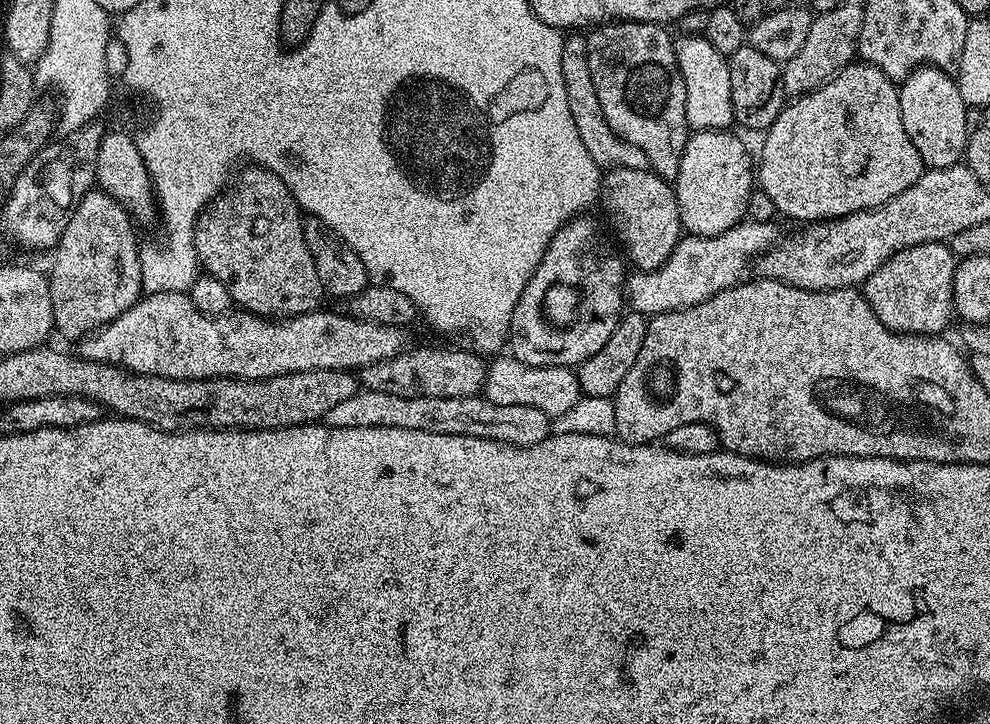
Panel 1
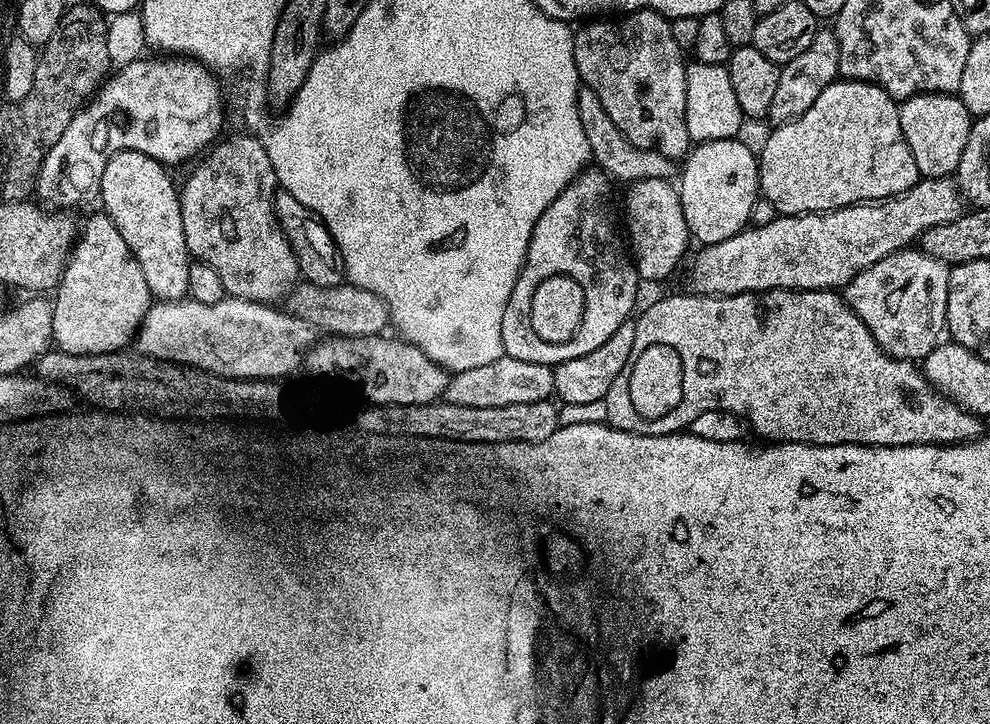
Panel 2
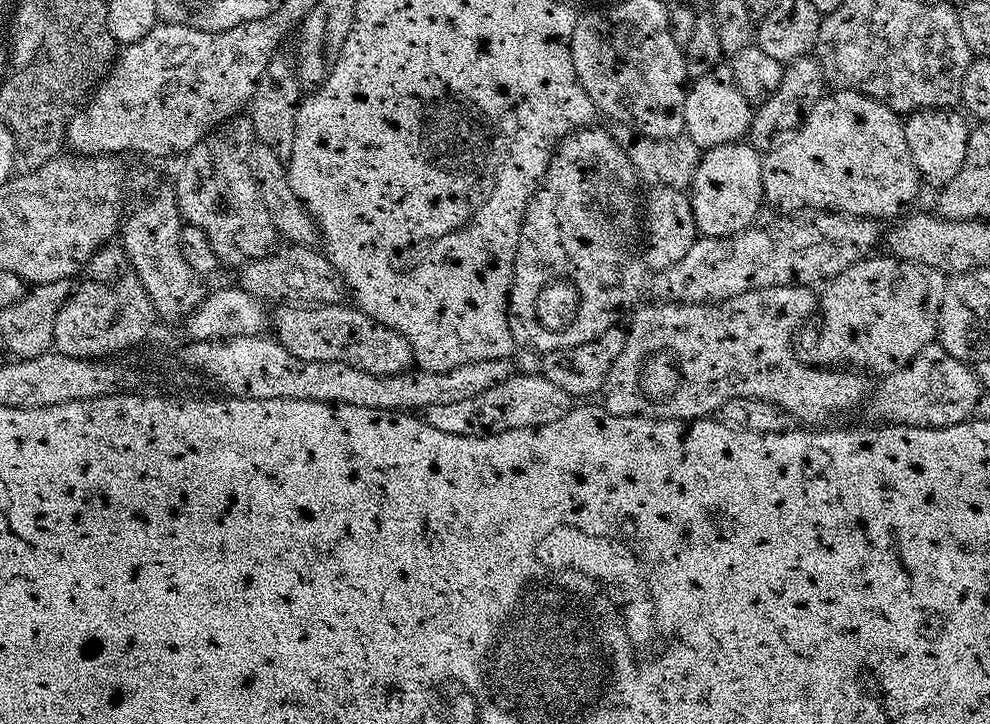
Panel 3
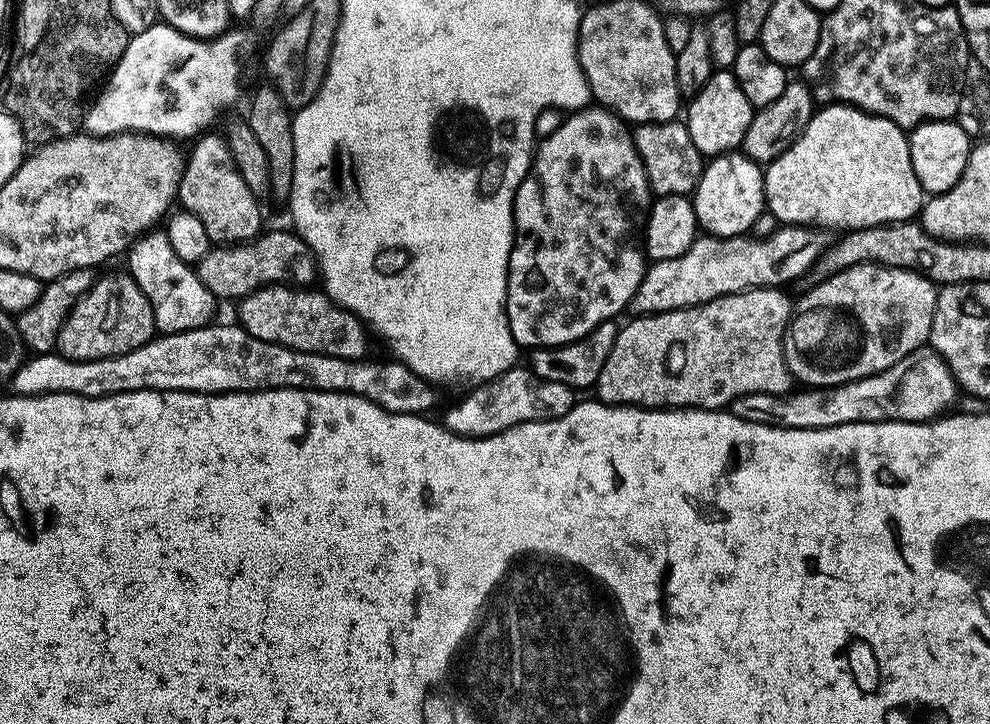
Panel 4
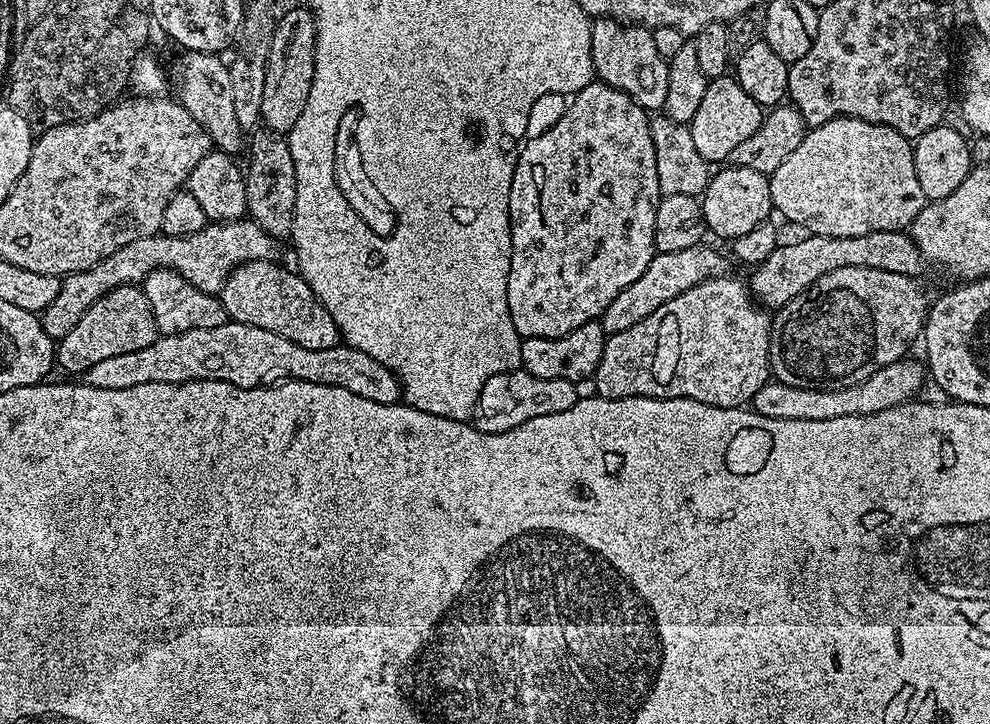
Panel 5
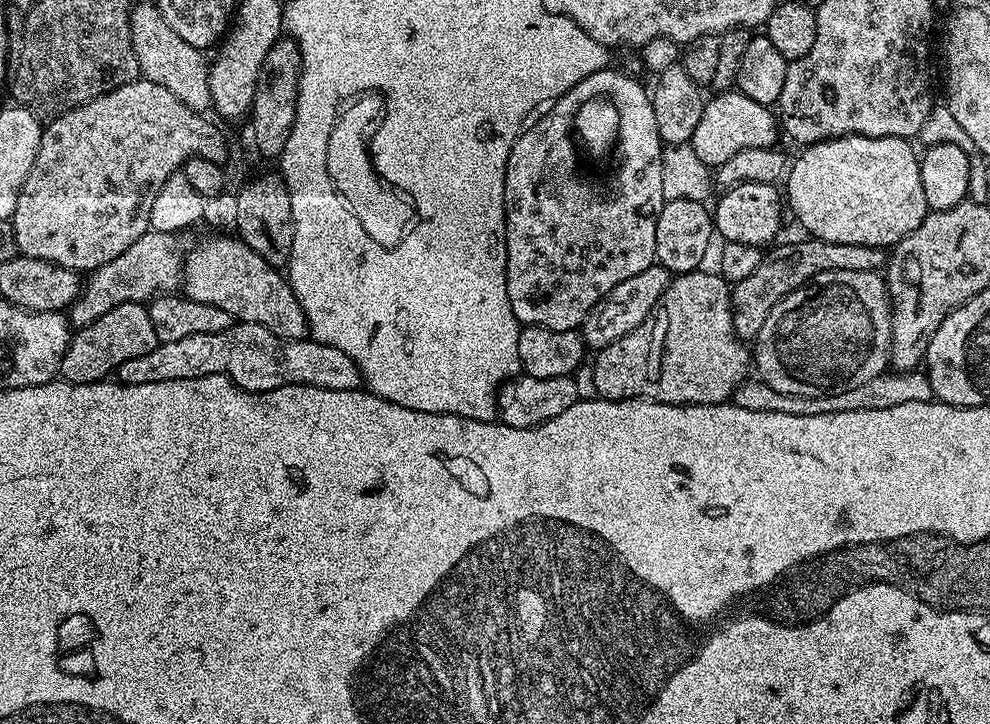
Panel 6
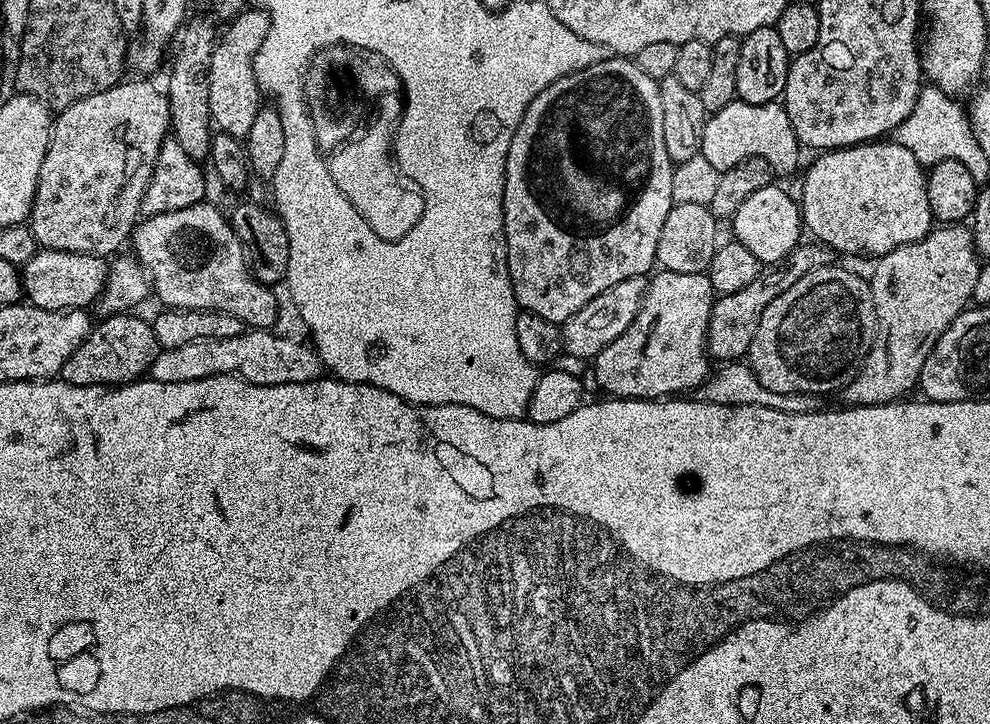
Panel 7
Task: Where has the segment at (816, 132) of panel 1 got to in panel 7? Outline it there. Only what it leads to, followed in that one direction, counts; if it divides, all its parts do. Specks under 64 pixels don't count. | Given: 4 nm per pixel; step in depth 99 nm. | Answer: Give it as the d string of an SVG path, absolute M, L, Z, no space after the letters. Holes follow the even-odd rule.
M869 142L867 144L856 144L852 148L833 148L824 150L819 153L820 156L808 168L808 173L804 176L804 189L798 192L798 203L802 209L802 224L805 229L808 228L813 232L815 239L821 245L827 246L833 253L849 252L852 256L872 256L871 258L879 258L885 256L890 250L894 250L898 246L906 246L910 242L918 242L927 233L931 232L934 227L932 211L930 210L930 202L926 198L926 175L925 165L918 162L918 158L914 158L914 154L910 150L906 150L906 146L895 142Z

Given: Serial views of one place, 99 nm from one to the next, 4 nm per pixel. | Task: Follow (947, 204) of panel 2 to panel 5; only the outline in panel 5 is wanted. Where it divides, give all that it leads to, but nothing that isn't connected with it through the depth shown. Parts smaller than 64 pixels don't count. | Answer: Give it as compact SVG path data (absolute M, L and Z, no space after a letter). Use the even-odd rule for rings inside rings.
M701 242L690 246L686 250L670 250L669 252L657 252L652 257L650 266L646 266L642 278L630 282L610 306L599 318L600 325L604 327L608 336L618 334L622 330L630 330L630 326L638 326L642 318L654 314L658 306L666 306L670 298L678 298L678 294L686 294L694 286L698 286L707 280L713 280L716 276L725 275L724 260L712 248L707 248L707 243Z

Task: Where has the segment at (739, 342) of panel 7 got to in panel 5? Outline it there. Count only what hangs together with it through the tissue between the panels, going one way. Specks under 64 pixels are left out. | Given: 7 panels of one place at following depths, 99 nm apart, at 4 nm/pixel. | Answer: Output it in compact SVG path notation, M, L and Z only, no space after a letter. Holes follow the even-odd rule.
M878 230L874 234L862 234L854 238L834 238L833 236L803 237L793 244L781 243L757 268L751 269L750 291L765 309L785 308L798 294L802 294L818 278L831 274L834 270L846 270L846 266L862 266L870 270L890 270L890 274L902 274L913 278L926 268L924 255L918 250L911 235L901 230Z

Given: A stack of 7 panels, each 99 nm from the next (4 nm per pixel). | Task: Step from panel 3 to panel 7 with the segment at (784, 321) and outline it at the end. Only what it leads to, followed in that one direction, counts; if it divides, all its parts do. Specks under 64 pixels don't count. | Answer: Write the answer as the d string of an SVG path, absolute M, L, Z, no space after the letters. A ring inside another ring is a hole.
M663 270L657 271L649 279L644 301L638 310L638 314L634 318L634 322L630 322L630 326L626 326L626 330L622 335L614 338L614 342L610 342L610 346L606 346L606 350L602 350L594 357L594 365L596 364L596 384L604 391L601 393L607 394L612 398L623 398L626 400L658 400L661 398L676 398L681 394L691 393L688 392L691 388L699 389L710 375L710 367L708 368L708 364L710 365L710 357L707 343L708 323L710 322L713 303L714 293L712 291L712 283L707 274L703 272L699 272L698 274L674 274L673 272L665 272Z

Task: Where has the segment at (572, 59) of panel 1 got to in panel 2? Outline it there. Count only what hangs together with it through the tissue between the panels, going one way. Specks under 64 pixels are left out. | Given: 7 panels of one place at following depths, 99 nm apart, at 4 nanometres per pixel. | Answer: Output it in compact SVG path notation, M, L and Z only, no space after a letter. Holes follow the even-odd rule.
M581 87L578 94L578 116L582 118L582 126L586 130L586 138L590 142L592 160L603 168L613 181L631 182L642 178L667 180L677 175L677 161L666 158L666 154L658 154L653 148L634 146L634 142L630 142L626 138L626 134L622 134L622 130L618 130L618 126L614 126L614 122L610 122L610 114L606 114L606 110L602 110L602 106L597 104L594 90Z

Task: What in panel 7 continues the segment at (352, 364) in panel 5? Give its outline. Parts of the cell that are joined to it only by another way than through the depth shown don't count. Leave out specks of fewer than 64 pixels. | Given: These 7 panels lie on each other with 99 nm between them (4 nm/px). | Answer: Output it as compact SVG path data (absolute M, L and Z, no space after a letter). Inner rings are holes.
M246 330L241 336L234 338L202 338L194 342L186 342L186 346L177 348L165 348L156 355L156 360L150 369L151 379L158 382L194 382L211 376L226 376L235 374L248 384L305 384L311 380L319 380L322 376L320 356L316 349L307 343L299 344L288 336L275 336L272 330Z

